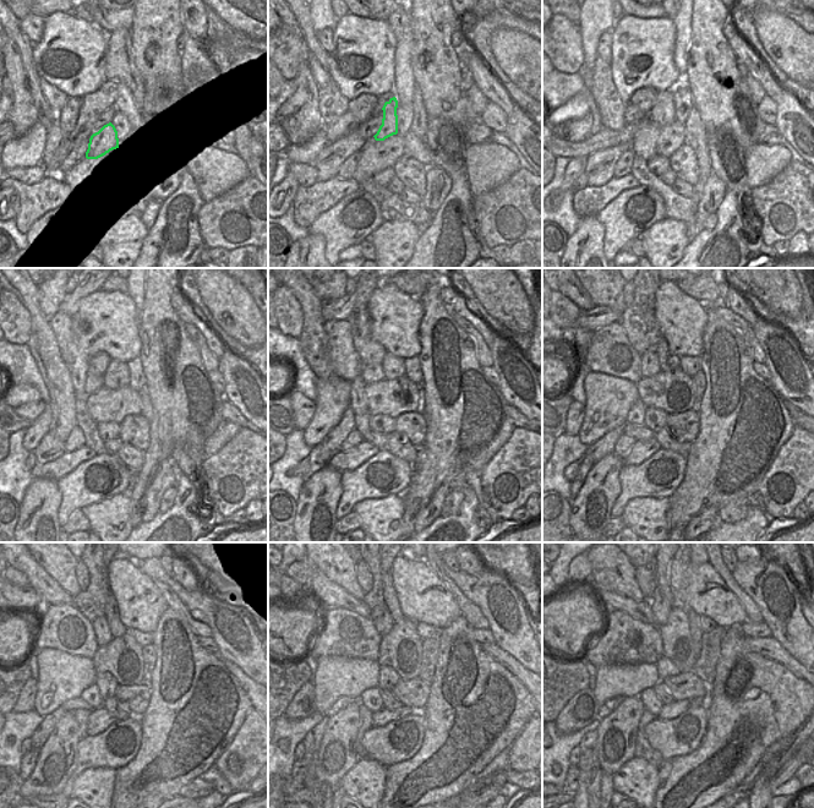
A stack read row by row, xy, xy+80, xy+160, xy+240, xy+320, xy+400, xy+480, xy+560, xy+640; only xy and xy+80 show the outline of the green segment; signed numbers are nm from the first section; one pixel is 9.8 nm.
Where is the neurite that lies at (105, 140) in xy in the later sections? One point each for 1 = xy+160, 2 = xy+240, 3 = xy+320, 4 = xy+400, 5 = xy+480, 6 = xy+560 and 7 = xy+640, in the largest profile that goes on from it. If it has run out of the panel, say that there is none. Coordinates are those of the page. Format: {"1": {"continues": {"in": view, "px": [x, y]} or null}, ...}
{"1": {"continues": {"in": "xy+160", "px": [664, 113]}}, "2": {"continues": {"in": "xy+240", "px": [116, 376]}}, "3": {"continues": {"in": "xy+320", "px": [393, 366]}}, "4": {"continues": {"in": "xy+400", "px": [667, 360]}}, "5": {"continues": {"in": "xy+480", "px": [112, 609]}}, "6": {"continues": {"in": "xy+560", "px": [389, 595]}}, "7": {"continues": {"in": "xy+640", "px": [662, 572]}}}

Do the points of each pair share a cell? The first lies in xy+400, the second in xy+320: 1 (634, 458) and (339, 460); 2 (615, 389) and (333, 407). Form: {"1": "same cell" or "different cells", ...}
{"1": "same cell", "2": "same cell"}

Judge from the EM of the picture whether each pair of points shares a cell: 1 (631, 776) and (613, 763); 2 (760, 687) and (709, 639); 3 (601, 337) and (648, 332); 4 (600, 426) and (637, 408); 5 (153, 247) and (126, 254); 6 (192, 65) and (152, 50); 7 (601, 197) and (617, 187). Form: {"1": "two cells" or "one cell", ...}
{"1": "two cells", "2": "two cells", "3": "two cells", "4": "two cells", "5": "two cells", "6": "two cells", "7": "one cell"}

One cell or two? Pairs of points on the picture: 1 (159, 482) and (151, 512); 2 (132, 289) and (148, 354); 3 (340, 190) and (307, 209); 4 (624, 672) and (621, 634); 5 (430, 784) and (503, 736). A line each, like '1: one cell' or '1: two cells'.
1: one cell
2: two cells
3: one cell
4: two cells
5: one cell

